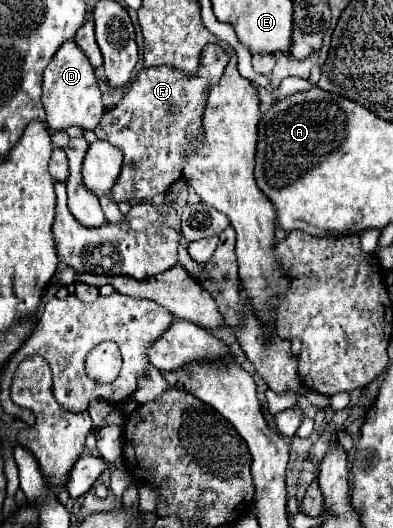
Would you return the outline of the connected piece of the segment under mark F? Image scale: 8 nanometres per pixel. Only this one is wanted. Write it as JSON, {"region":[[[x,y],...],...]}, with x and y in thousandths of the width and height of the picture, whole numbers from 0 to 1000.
{"region":[[[532,83],[511,102],[501,144],[466,144],[430,125],[369,129],[349,140],[303,197],[262,216],[242,254],[313,292],[308,330],[282,356],[293,383],[379,383],[389,371],[420,367],[461,337],[461,307],[481,288],[476,280],[486,280],[481,265],[506,258],[511,246],[527,163],[557,152],[578,110],[562,87]]]}

